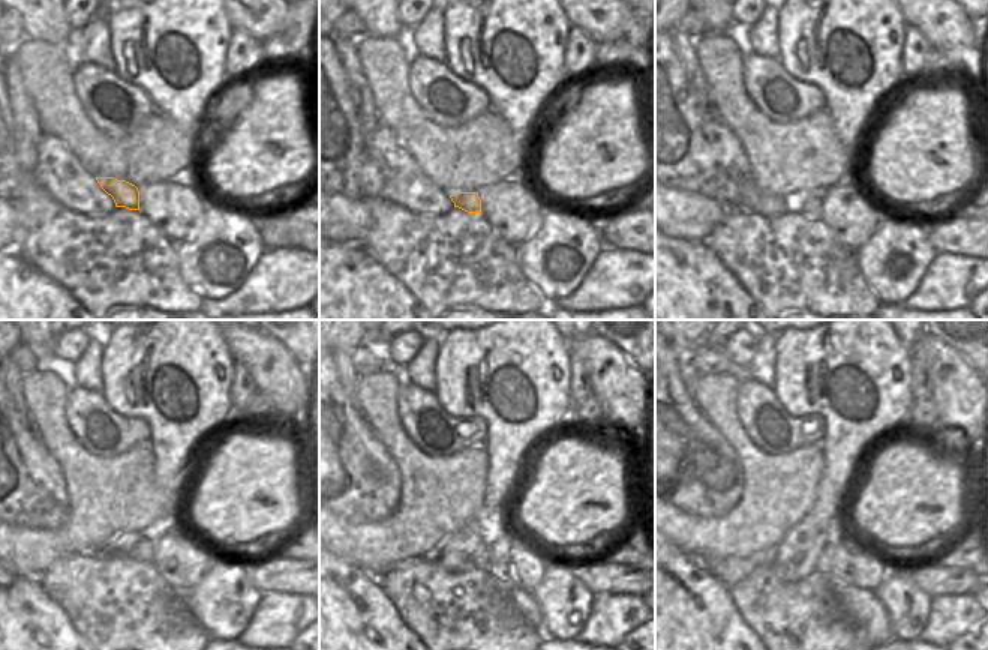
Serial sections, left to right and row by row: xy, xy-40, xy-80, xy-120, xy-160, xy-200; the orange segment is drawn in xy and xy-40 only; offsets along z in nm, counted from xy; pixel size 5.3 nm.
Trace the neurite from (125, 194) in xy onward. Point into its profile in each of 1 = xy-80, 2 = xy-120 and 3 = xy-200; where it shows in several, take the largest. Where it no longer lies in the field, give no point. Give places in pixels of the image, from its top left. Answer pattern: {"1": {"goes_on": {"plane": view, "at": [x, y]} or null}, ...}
{"1": {"goes_on": {"plane": "xy-80", "at": [808, 206]}}, "2": {"goes_on": {"plane": "xy-120", "at": [141, 551]}}, "3": {"goes_on": {"plane": "xy-200", "at": [825, 560]}}}

